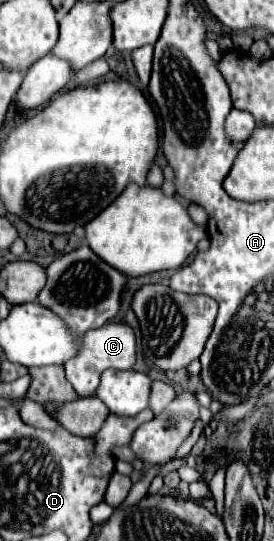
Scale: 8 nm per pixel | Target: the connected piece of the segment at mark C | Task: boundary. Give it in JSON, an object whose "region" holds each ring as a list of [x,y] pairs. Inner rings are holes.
{"region":[[[105,323],[95,331],[87,331],[81,335],[79,355],[65,363],[67,381],[79,395],[91,395],[101,379],[105,369],[131,369],[135,365],[135,333],[125,323]]]}

